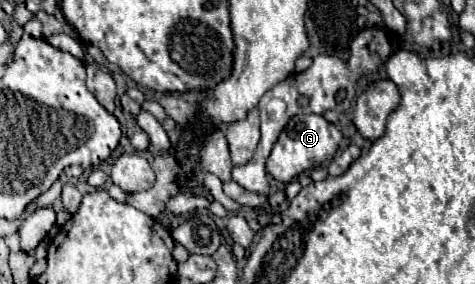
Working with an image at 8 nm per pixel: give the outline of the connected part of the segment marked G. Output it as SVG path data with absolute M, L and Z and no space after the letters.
M304 115L304 117L294 117L286 129L280 133L278 141L272 147L272 153L266 161L266 171L282 183L290 183L294 177L300 173L320 165L326 159L332 159L334 153L338 151L338 145L342 143L342 133L336 125L328 123L322 115Z

